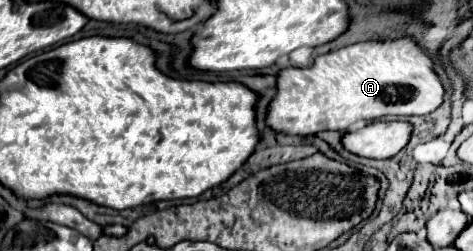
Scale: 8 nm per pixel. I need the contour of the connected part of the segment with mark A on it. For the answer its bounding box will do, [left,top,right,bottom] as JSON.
[265,38,445,136]

